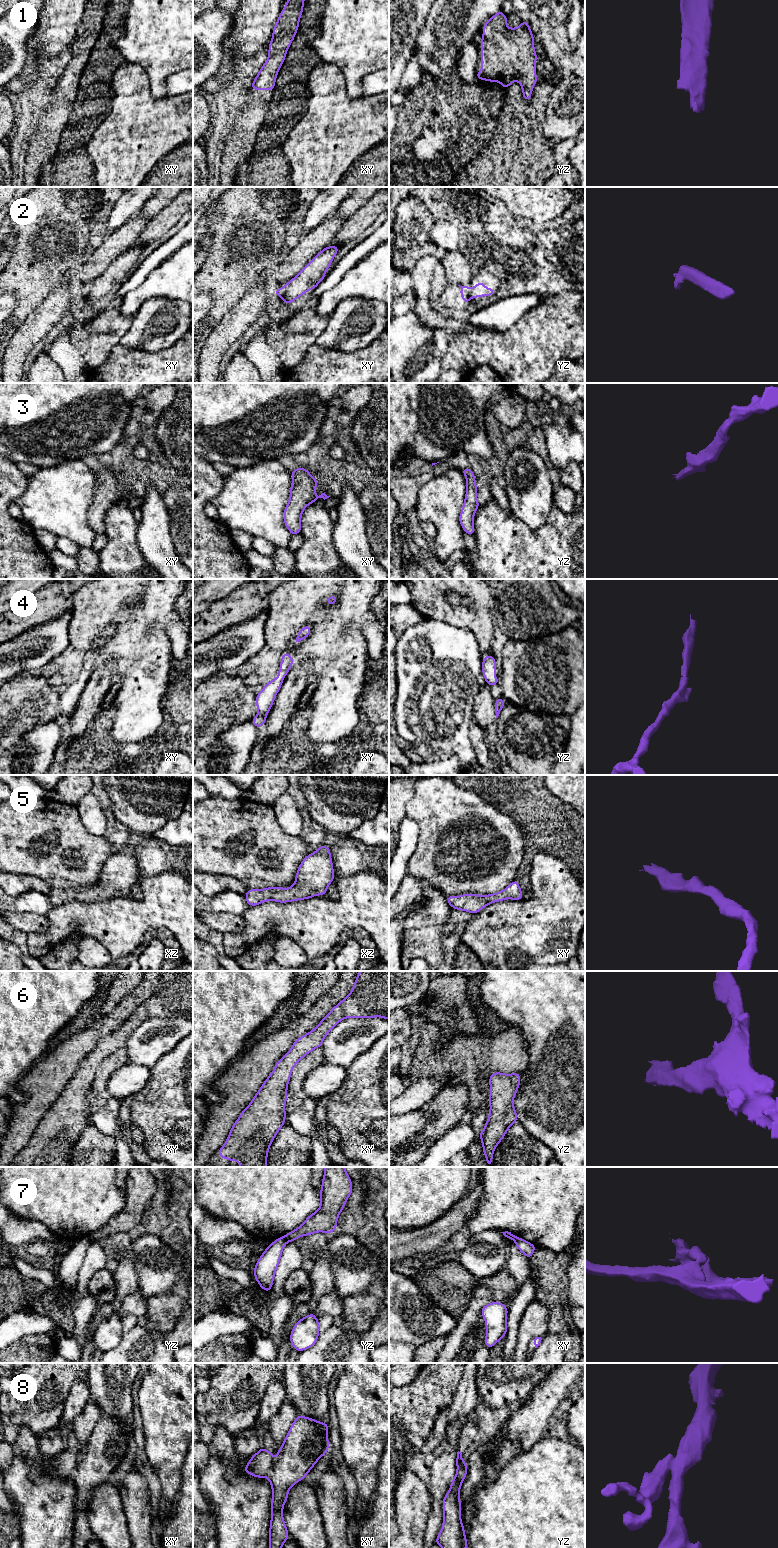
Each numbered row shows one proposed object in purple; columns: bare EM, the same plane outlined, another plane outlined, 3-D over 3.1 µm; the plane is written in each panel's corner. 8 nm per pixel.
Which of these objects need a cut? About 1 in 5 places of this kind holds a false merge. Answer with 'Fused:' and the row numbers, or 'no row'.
Fused: 2, 7

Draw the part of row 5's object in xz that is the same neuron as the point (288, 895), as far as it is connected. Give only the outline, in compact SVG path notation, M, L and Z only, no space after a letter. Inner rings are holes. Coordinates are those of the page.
M322 845L303 859L298 867L295 882L290 888L248 889L245 899L249 906L273 900L286 903L310 899L314 895L327 894L327 888L334 878L330 848Z

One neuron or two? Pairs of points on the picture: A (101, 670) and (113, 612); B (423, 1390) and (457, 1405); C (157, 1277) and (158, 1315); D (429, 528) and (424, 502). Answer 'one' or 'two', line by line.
A: two
B: two
C: two
D: two

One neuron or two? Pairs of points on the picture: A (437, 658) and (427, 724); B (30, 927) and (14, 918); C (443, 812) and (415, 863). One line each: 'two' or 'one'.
A: one
B: one
C: one

